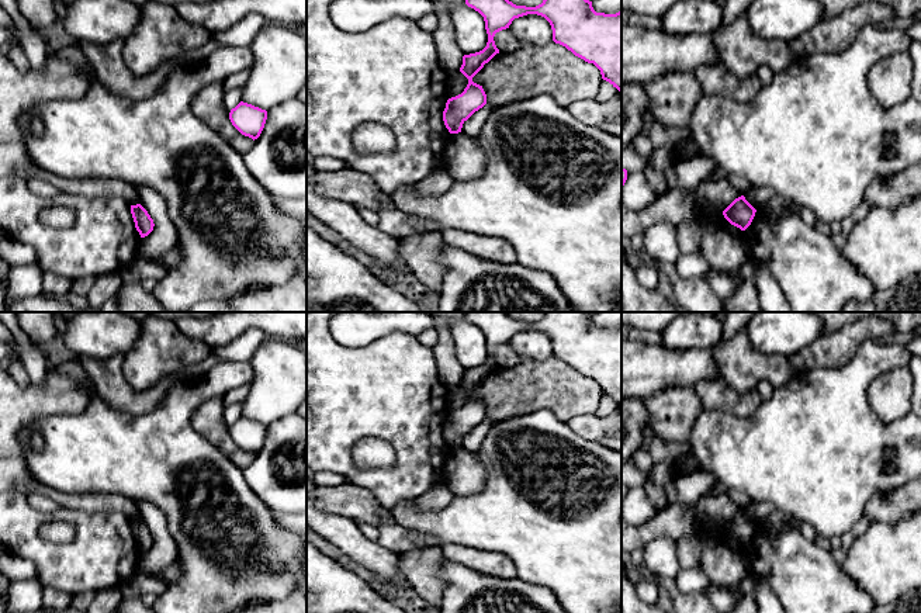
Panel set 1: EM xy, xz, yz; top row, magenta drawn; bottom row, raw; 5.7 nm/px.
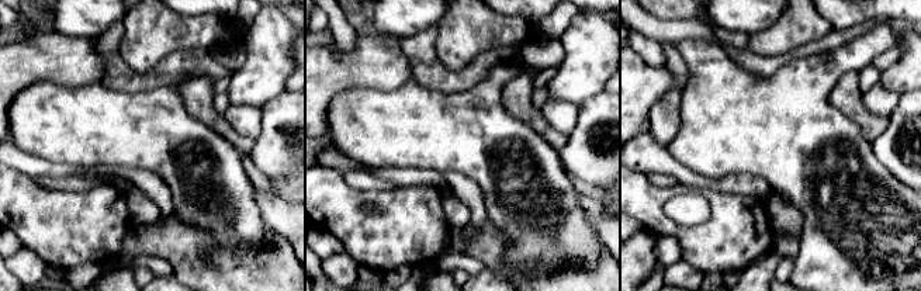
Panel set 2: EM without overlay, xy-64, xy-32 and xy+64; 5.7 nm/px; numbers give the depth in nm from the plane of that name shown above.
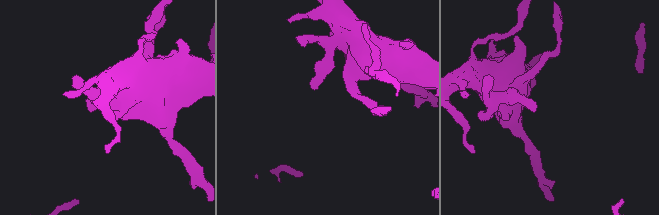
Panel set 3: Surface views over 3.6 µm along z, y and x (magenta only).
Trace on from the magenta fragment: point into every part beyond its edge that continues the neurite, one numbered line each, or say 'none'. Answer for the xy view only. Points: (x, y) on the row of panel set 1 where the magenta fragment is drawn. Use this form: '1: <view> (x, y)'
none

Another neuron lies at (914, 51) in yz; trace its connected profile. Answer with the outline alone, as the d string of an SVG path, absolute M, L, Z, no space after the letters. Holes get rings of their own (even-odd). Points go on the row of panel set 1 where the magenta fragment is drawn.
M911 39L907 52L913 60L911 97L921 103L921 42Z

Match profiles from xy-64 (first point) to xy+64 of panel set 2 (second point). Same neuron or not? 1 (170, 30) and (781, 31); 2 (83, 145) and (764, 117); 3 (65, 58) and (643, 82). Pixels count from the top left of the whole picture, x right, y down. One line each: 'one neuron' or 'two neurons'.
1: one neuron
2: one neuron
3: one neuron

